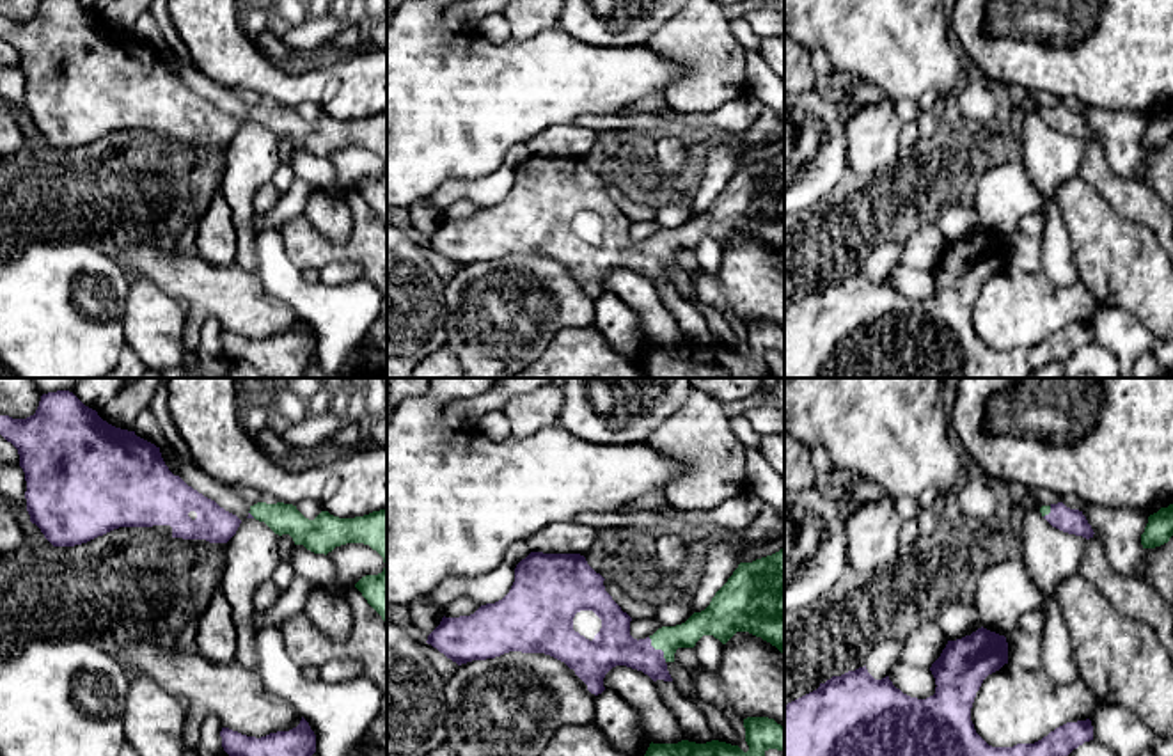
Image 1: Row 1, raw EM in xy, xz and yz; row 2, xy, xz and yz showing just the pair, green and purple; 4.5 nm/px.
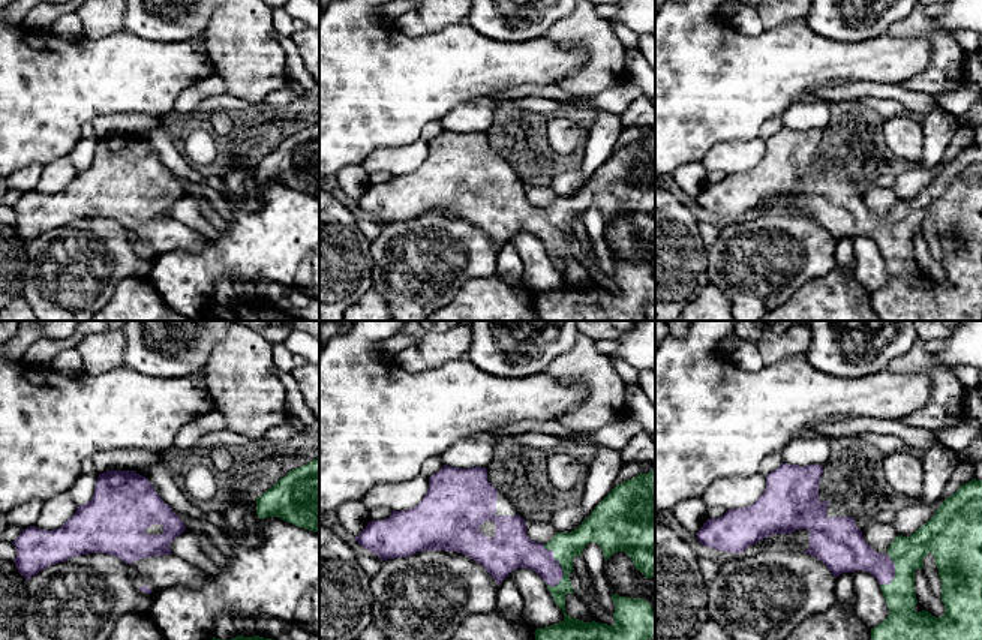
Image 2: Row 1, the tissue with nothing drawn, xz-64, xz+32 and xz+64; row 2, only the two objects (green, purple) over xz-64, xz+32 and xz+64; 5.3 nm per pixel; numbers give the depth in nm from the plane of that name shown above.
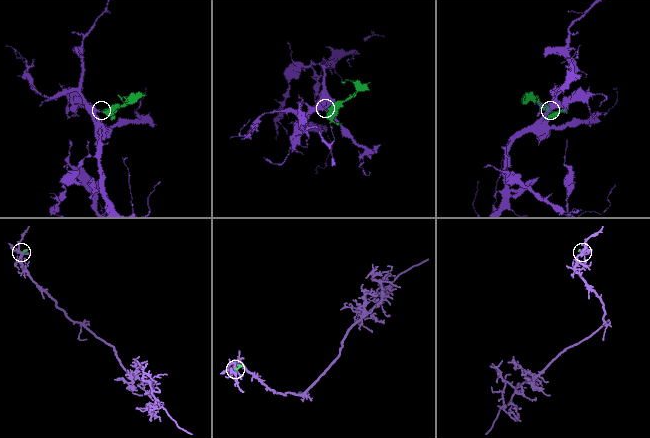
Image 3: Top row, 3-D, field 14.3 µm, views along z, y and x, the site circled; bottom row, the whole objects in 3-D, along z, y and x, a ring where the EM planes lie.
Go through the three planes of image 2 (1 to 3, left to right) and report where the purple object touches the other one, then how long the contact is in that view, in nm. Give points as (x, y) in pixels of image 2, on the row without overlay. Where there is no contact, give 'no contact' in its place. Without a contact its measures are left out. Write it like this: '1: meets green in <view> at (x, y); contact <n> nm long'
1: no contact
2: meets green in xz+32 at (559, 227); contact 240 nm long
3: meets green in xz+64 at (895, 237); contact 190 nm long

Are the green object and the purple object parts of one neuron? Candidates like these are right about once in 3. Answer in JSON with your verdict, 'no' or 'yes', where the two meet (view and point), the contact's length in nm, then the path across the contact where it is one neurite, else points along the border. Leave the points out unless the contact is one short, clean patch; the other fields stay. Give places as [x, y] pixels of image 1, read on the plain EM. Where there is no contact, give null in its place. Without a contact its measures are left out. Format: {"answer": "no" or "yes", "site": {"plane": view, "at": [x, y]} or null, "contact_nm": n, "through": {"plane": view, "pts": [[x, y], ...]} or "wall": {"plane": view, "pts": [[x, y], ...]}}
{"answer": "yes", "site": {"plane": "xz", "at": [659, 251]}, "contact_nm": 140, "through": {"plane": "xz", "pts": [[707, 224], [659, 251], [618, 251], [613, 247]]}}

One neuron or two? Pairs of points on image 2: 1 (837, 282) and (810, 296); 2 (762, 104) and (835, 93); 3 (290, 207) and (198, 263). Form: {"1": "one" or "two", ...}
{"1": "one", "2": "two", "3": "one"}

